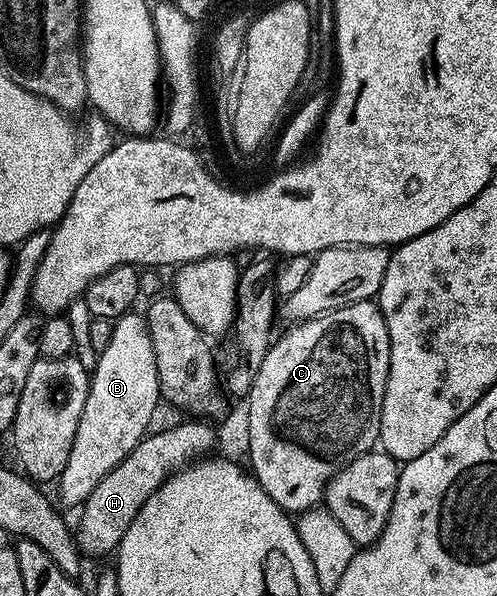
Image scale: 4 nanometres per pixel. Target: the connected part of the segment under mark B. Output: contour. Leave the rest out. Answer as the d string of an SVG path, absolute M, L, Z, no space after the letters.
M130 313L119 317L112 324L107 345L98 354L97 363L91 370L87 405L83 405L83 417L79 417L79 429L75 429L71 457L67 457L67 465L59 480L61 499L67 506L80 508L99 481L107 477L111 469L115 469L139 445L141 439L150 434L151 413L159 402L162 402L159 369L155 369L155 345L151 345L151 333L147 329L145 316Z

